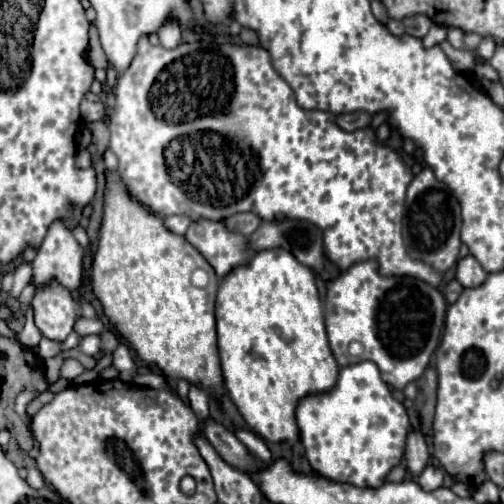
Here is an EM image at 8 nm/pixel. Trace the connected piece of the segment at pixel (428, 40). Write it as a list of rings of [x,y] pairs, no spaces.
[[[434,25],[428,35],[422,39],[422,45],[428,49],[428,47],[434,47],[438,45],[442,39],[446,39],[446,27],[440,27],[440,25]]]

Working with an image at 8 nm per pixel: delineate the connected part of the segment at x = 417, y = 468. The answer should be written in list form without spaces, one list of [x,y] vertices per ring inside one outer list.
[[[412,429],[408,433],[404,457],[406,457],[406,467],[414,475],[418,475],[424,469],[424,465],[428,461],[428,447],[426,447],[426,441],[424,441],[424,437],[422,437],[422,433],[418,429]]]

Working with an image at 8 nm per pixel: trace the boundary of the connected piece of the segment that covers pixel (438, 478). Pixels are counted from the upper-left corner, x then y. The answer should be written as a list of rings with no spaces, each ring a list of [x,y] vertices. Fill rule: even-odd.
[[[426,467],[420,475],[418,475],[418,485],[424,489],[424,491],[434,491],[442,485],[442,479],[444,479],[444,473],[442,469],[436,469],[436,467]]]

